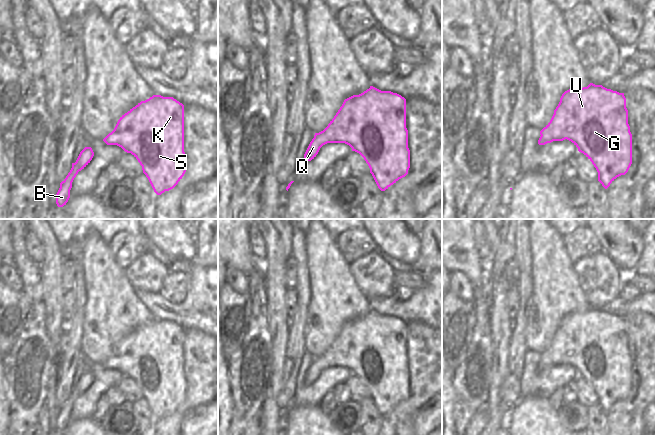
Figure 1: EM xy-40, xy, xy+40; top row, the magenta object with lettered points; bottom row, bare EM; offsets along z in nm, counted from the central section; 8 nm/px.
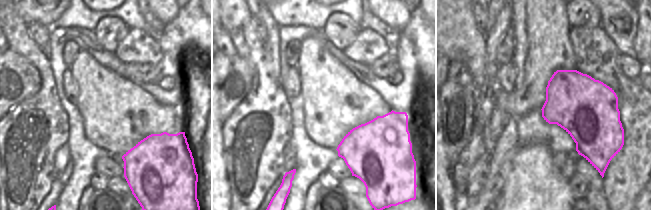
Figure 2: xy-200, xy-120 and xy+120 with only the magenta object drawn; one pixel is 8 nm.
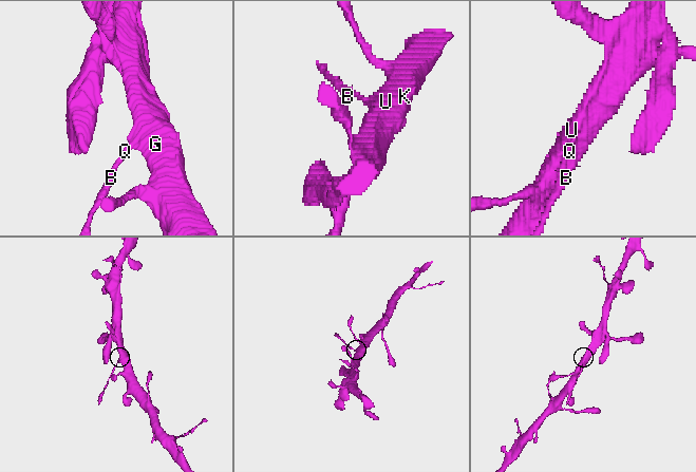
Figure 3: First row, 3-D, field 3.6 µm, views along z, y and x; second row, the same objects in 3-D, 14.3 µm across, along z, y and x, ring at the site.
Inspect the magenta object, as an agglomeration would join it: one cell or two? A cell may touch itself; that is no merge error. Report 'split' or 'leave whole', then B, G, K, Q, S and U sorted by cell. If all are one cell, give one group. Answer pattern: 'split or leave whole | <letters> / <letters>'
split | B Q / G K S U

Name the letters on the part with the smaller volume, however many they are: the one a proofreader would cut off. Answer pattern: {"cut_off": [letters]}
{"cut_off": ["B", "Q"]}

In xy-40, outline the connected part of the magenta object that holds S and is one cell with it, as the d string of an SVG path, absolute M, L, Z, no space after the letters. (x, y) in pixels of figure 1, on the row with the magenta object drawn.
M153 95L122 115L104 142L131 153L142 166L154 192L161 195L173 189L186 172L184 105L173 97Z

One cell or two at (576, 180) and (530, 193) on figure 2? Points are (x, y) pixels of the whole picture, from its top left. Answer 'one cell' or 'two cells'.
two cells

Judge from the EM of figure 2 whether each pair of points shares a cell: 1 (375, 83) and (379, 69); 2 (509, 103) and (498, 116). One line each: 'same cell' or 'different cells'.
1: different cells
2: different cells

